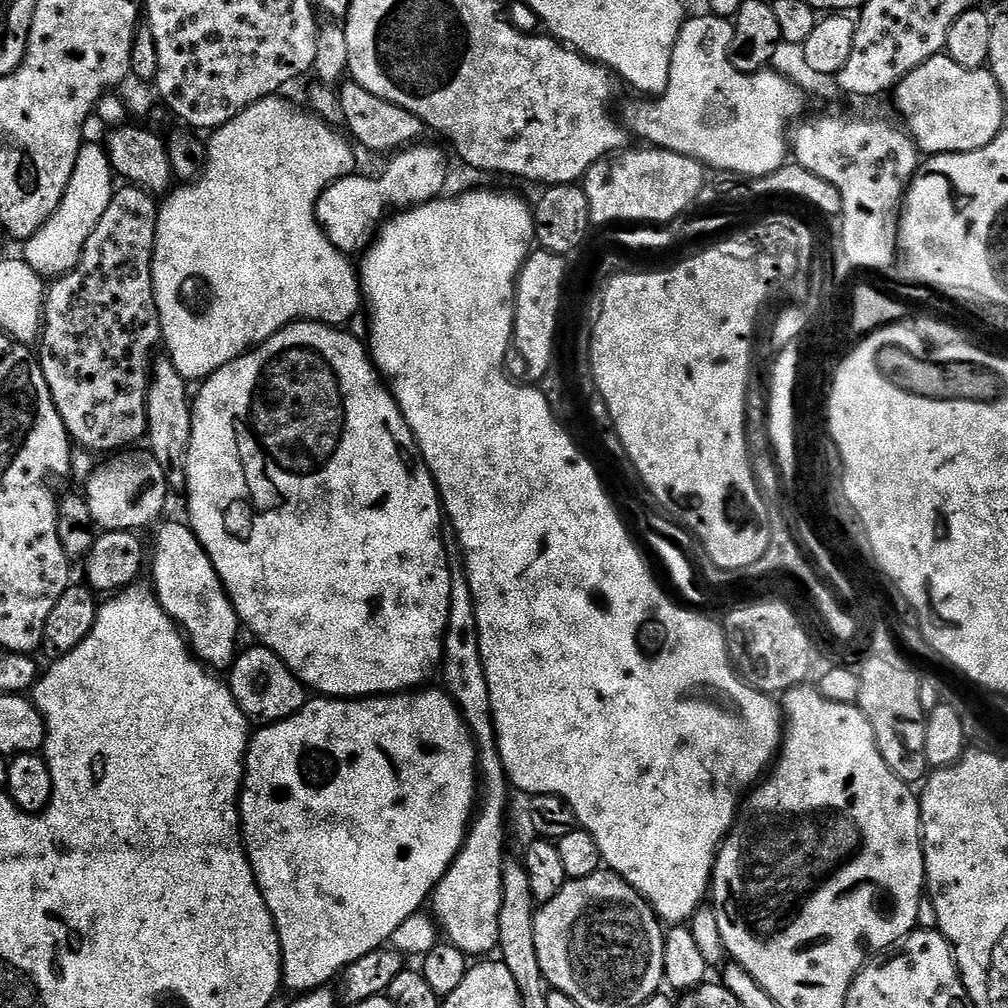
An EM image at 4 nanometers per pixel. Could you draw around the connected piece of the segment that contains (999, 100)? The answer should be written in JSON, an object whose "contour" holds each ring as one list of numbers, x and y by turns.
{"contour":[[948,55,930,58,900,79,894,89,899,119,916,147,924,154,973,152,990,142,1005,127,1006,102,991,71,963,68]]}

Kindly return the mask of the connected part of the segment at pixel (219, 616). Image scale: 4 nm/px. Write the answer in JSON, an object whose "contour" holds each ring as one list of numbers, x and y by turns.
{"contour":[[187,523,164,524,157,530,156,541,150,544,150,572,151,568,156,602,176,623,192,655,209,669,231,669,238,655,236,639,242,625,206,550]]}

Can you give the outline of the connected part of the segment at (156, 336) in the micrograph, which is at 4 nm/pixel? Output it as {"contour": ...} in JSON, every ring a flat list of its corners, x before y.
{"contour":[[135,186,113,191,106,214,86,238,80,261,64,276,57,276,44,293,44,315,38,337,40,369,50,386,58,414,77,449,89,454,115,454,131,449,147,433,147,390,152,378,156,347,162,344,156,286,152,278,152,255,156,249,158,200]]}

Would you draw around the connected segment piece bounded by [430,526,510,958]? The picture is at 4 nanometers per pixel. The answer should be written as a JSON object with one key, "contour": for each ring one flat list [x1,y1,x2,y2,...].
{"contour":[[450,526,444,530,446,562,450,566,450,614,444,631,444,659,442,676,453,704,460,709,464,725,472,731,476,744,478,765,478,807,469,823,464,845,436,884,430,897,430,912,447,943,462,950,469,958,484,958,495,953,498,942,498,910,502,910,502,866,504,853,504,823,508,820,508,788,510,777,504,772,500,748,496,744,496,727,492,721,490,686,486,682,486,666,478,646,478,618,468,575,464,569,464,555]]}

